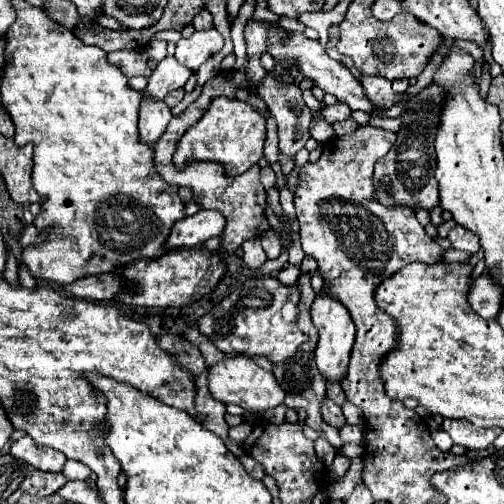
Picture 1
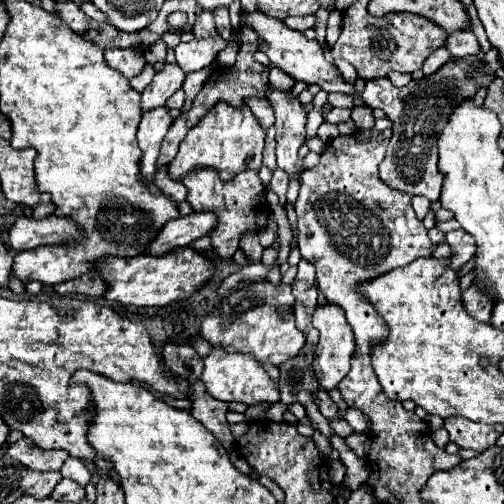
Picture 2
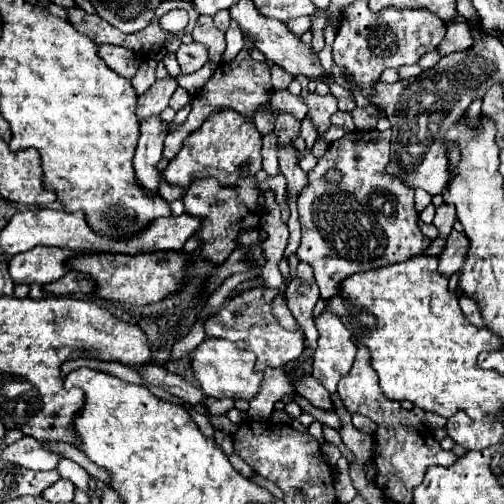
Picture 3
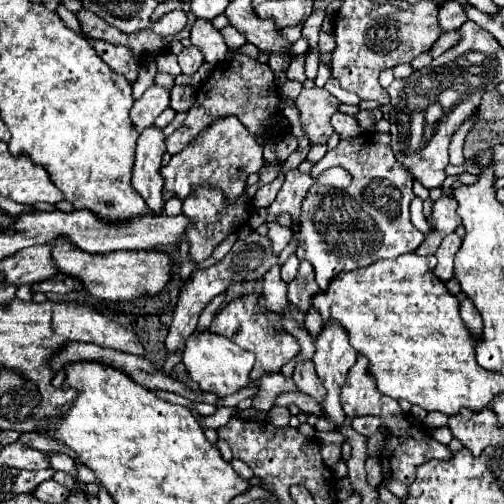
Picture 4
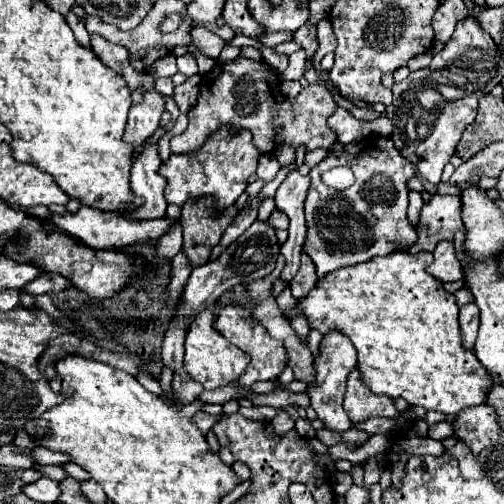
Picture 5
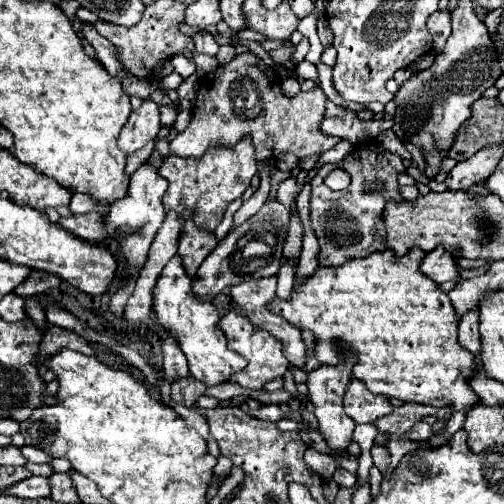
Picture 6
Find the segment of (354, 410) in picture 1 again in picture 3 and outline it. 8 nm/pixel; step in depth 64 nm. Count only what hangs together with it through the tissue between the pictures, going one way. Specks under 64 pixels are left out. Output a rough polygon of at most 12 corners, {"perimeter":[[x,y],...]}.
{"perimeter":[[352,414],[352,424],[364,434],[374,434],[376,424],[366,416]]}

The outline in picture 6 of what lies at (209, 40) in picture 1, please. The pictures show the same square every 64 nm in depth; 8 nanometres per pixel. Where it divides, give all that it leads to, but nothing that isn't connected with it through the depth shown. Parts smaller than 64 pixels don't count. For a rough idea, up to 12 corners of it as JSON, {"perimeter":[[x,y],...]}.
{"perimeter":[[174,56],[172,64],[180,76],[190,76],[196,66],[186,56]]}

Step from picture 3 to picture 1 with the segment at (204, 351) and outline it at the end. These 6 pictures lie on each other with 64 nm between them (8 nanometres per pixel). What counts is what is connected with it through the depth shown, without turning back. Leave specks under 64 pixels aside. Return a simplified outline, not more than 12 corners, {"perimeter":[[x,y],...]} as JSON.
{"perimeter":[[244,356],[212,366],[210,394],[248,412],[284,402],[272,372]]}

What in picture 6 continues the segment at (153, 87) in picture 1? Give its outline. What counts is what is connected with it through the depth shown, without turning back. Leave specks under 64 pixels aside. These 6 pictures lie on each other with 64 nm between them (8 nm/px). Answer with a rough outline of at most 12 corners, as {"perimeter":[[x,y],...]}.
{"perimeter":[[148,98],[132,110],[118,146],[140,150],[160,132],[158,108]]}

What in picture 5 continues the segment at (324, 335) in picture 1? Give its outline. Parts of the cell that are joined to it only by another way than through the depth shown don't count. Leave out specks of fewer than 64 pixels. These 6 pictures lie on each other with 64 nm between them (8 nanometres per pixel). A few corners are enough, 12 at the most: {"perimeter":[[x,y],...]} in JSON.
{"perimeter":[[342,332],[318,346],[312,408],[330,430],[350,430],[342,408],[356,348]]}

